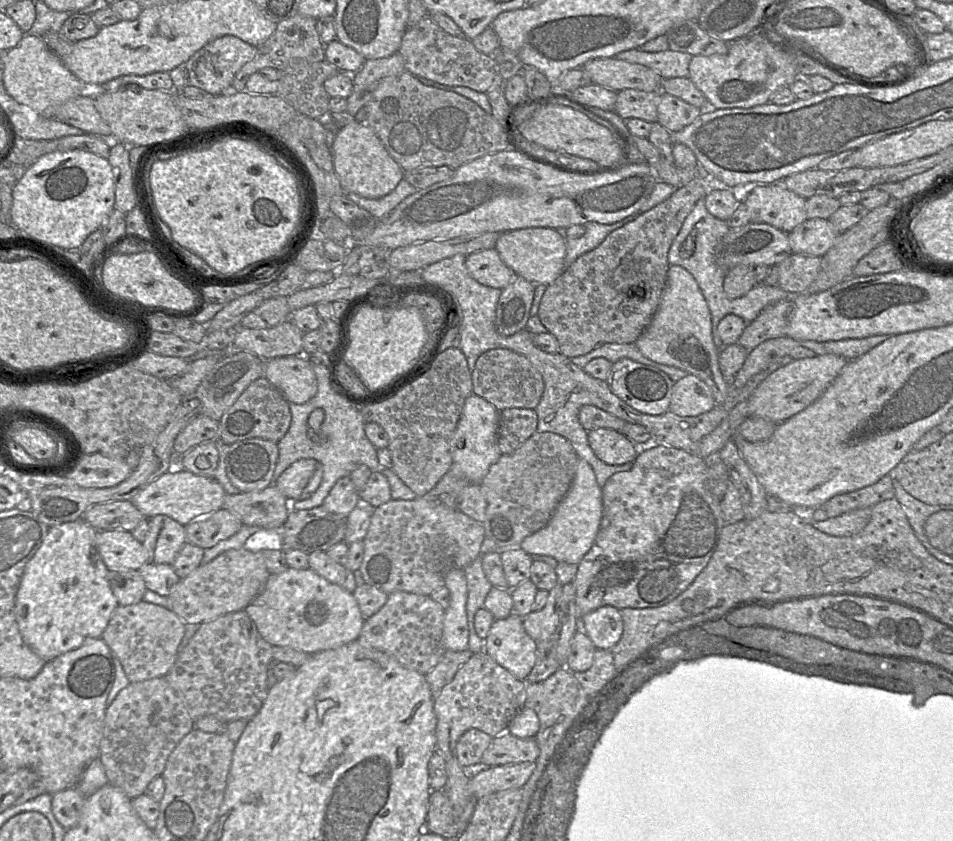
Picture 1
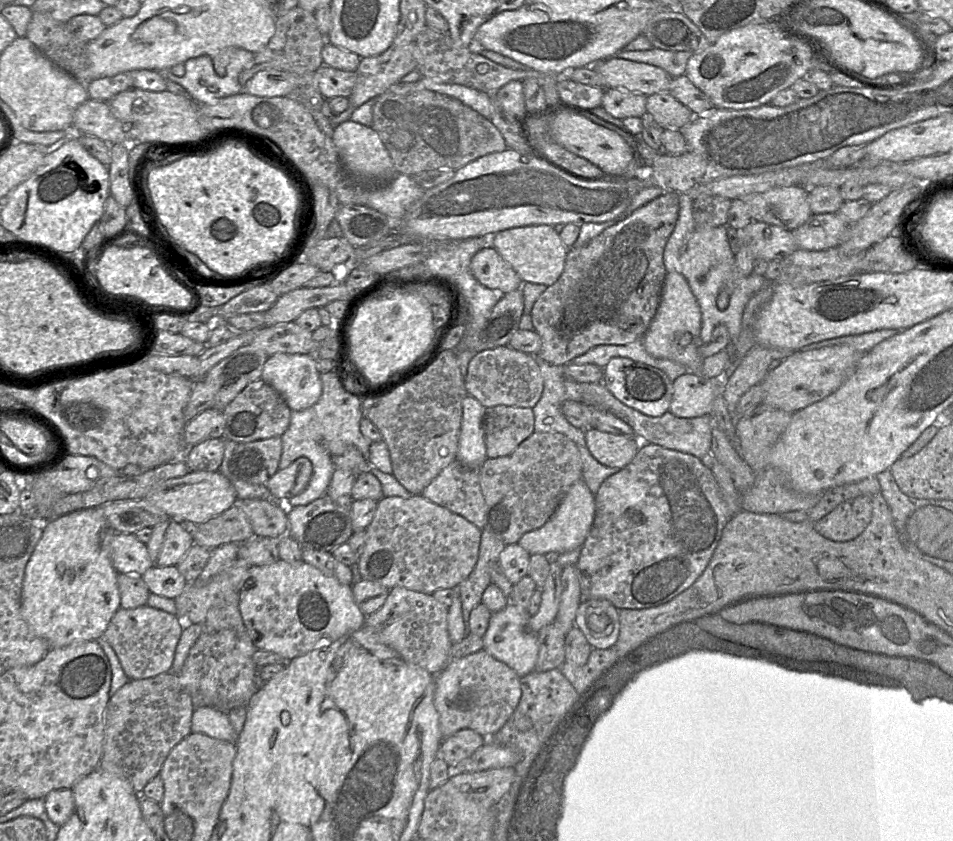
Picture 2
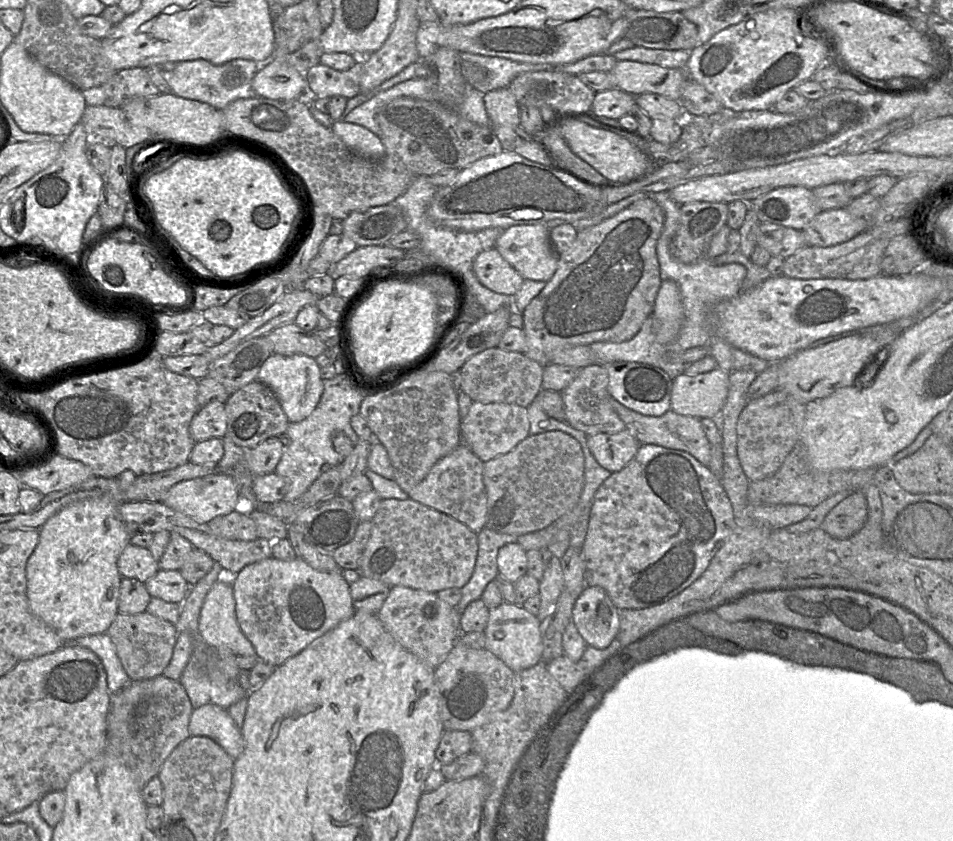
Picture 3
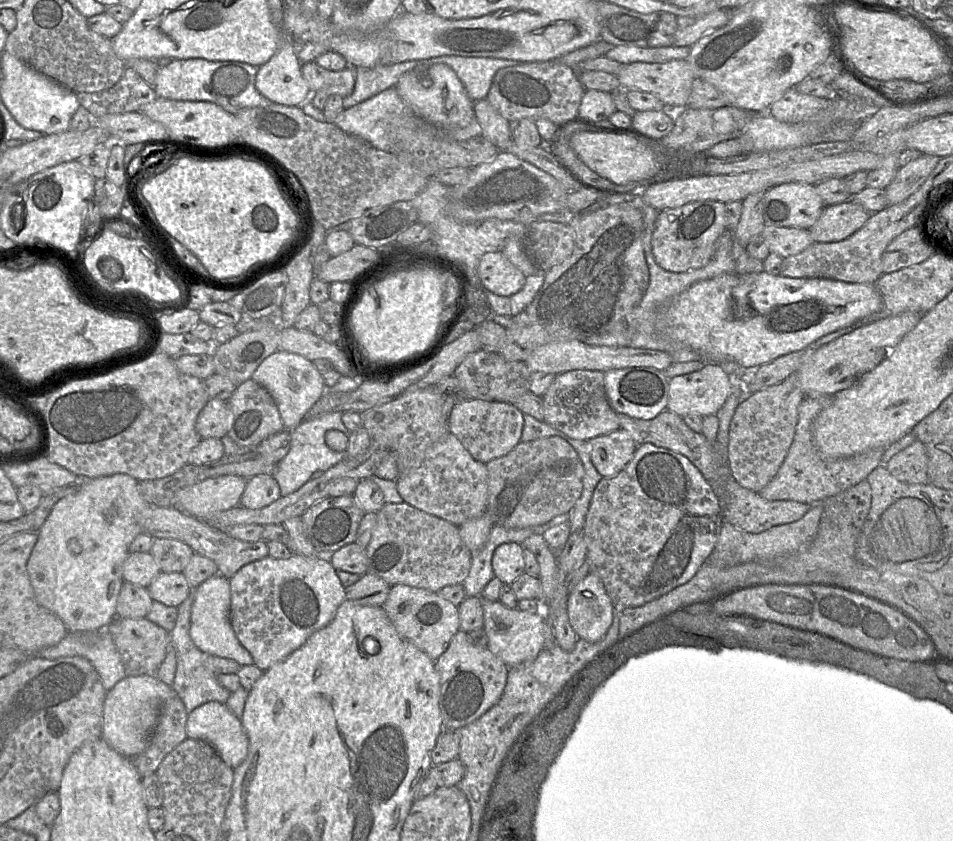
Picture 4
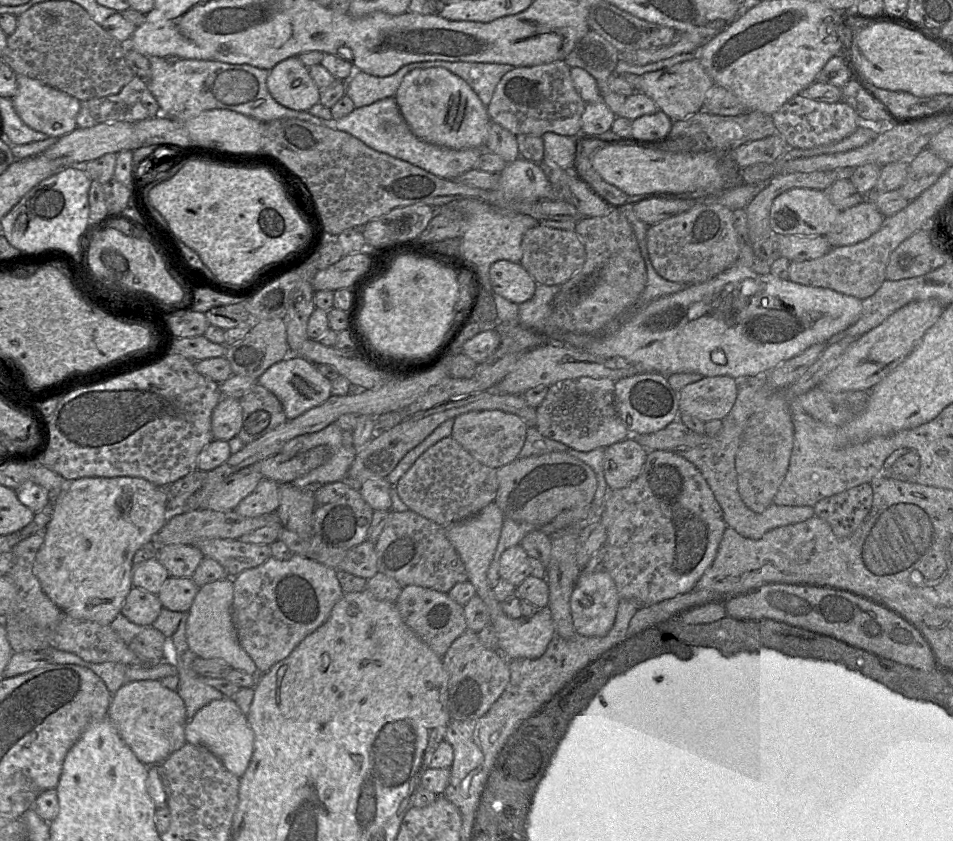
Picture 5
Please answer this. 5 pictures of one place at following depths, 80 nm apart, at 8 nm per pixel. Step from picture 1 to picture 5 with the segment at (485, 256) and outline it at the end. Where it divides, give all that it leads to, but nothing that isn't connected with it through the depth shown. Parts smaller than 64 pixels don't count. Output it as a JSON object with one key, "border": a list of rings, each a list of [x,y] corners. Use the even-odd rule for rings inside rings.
{"border":[[[499,260],[490,267],[493,292],[517,305],[532,298],[536,282],[519,263]]]}

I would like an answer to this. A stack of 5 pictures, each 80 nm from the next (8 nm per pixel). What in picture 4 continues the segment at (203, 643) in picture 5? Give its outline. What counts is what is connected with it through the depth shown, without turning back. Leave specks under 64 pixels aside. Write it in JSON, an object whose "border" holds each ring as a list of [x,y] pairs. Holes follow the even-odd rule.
{"border":[[[213,576],[192,589],[189,635],[193,644],[202,652],[234,660],[241,667],[253,664],[253,658],[238,641],[230,622],[230,585],[223,576]]]}

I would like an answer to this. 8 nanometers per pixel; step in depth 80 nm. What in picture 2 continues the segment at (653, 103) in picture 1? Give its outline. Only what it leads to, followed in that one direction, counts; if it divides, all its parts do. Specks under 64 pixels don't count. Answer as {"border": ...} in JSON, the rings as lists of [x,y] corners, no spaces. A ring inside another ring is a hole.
{"border":[[[616,88],[605,89],[601,107],[614,118],[623,120],[646,113],[647,96]]]}

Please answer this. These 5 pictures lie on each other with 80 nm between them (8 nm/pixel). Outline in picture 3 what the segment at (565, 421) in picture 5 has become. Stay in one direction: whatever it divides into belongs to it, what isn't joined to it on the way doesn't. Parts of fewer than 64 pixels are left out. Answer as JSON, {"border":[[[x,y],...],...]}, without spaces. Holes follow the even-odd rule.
{"border":[[[591,364],[579,369],[577,376],[559,393],[564,404],[564,420],[571,427],[582,431],[586,435],[618,433],[626,429],[610,403],[611,395],[608,391],[606,366]]]}

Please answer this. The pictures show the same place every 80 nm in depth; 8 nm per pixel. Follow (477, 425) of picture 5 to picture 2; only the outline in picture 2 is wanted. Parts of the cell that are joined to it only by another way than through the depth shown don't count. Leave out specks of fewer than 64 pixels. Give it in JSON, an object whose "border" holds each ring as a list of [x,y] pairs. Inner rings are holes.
{"border":[[[498,405],[486,408],[483,417],[486,455],[506,456],[534,433],[532,408]]]}

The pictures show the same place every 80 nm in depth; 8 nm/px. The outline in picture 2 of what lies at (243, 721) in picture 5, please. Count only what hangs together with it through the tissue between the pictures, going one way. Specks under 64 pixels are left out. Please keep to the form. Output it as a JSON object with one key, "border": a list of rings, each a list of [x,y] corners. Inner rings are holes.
{"border":[[[208,706],[194,709],[191,718],[191,732],[206,734],[228,742],[236,742],[238,737],[227,712]]]}

